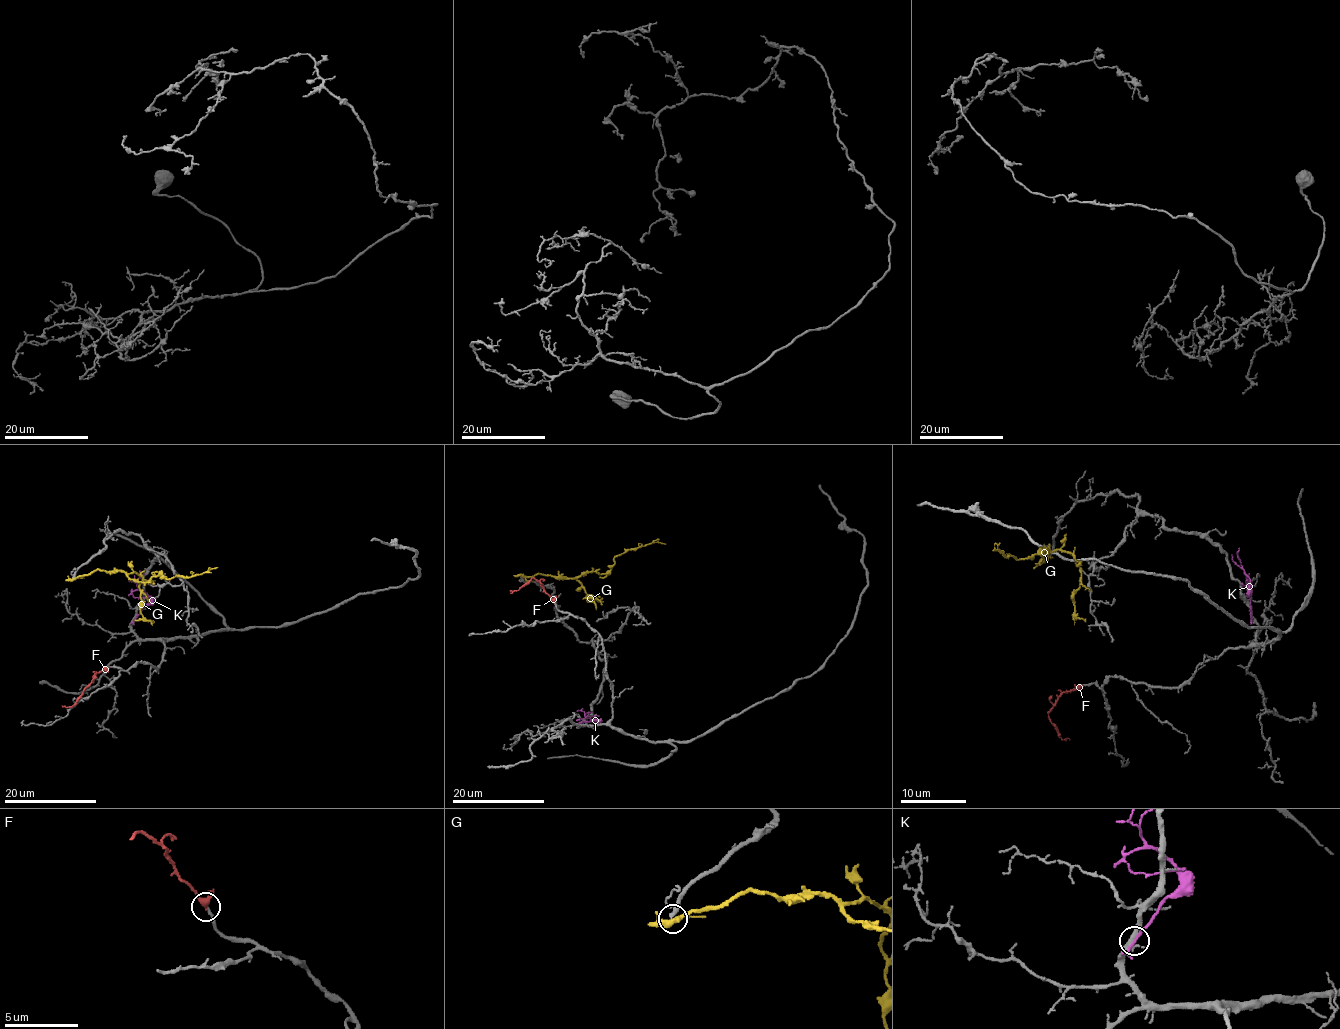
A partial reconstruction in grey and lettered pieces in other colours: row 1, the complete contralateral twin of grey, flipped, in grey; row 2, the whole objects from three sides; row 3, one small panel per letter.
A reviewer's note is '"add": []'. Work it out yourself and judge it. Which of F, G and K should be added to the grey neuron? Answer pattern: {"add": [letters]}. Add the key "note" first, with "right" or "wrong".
{"note": "wrong", "add": ["F"]}

